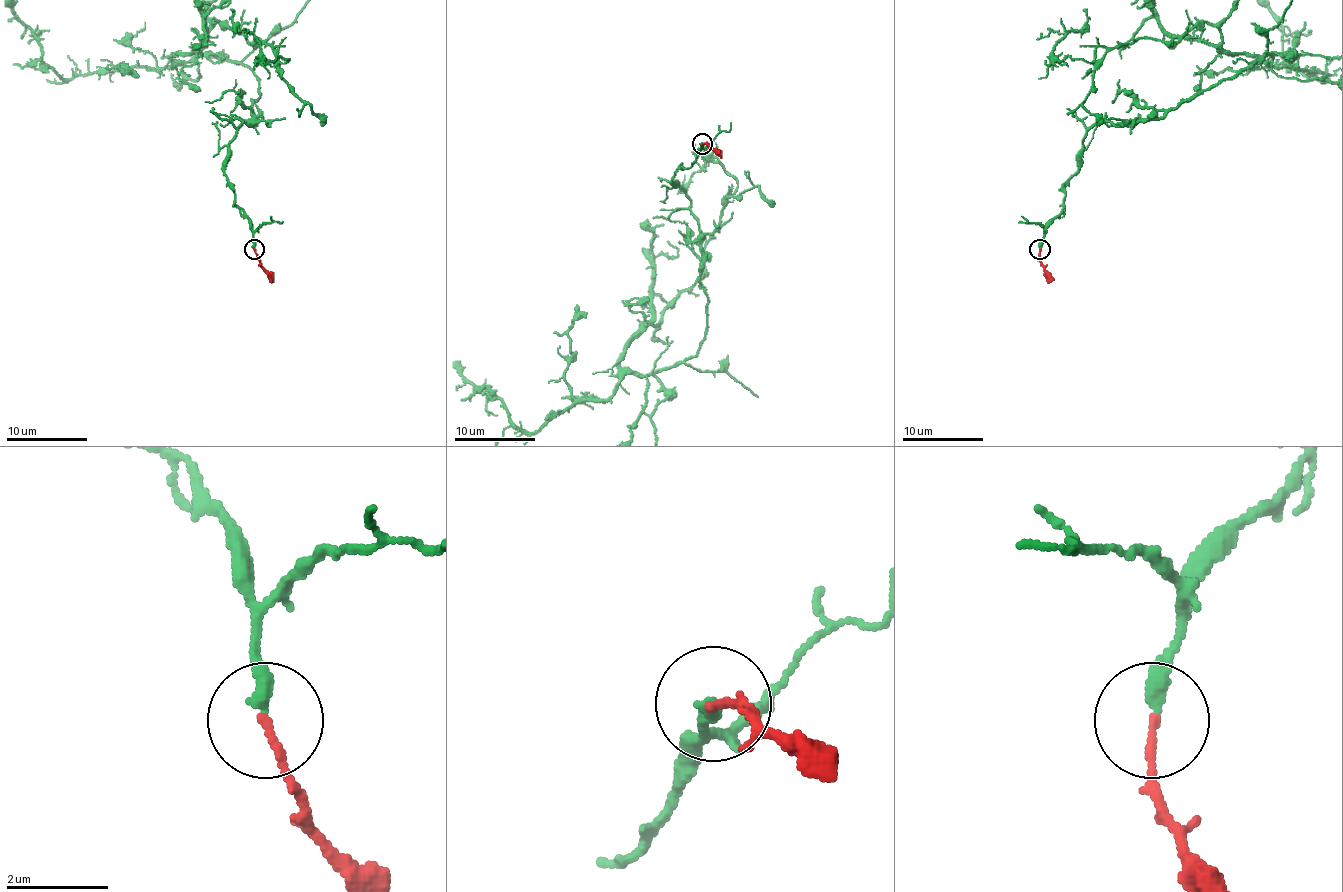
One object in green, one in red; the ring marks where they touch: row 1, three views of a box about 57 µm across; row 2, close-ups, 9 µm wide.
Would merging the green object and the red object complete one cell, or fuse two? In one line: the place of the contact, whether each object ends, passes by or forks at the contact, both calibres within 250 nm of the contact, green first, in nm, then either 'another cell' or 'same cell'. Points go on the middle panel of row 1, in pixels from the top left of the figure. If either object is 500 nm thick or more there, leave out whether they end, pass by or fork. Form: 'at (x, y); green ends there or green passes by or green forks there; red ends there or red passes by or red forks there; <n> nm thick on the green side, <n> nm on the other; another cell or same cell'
at (702, 143); green ends there; red ends there; 320 nm thick on the green side, 160 nm on the other; same cell

